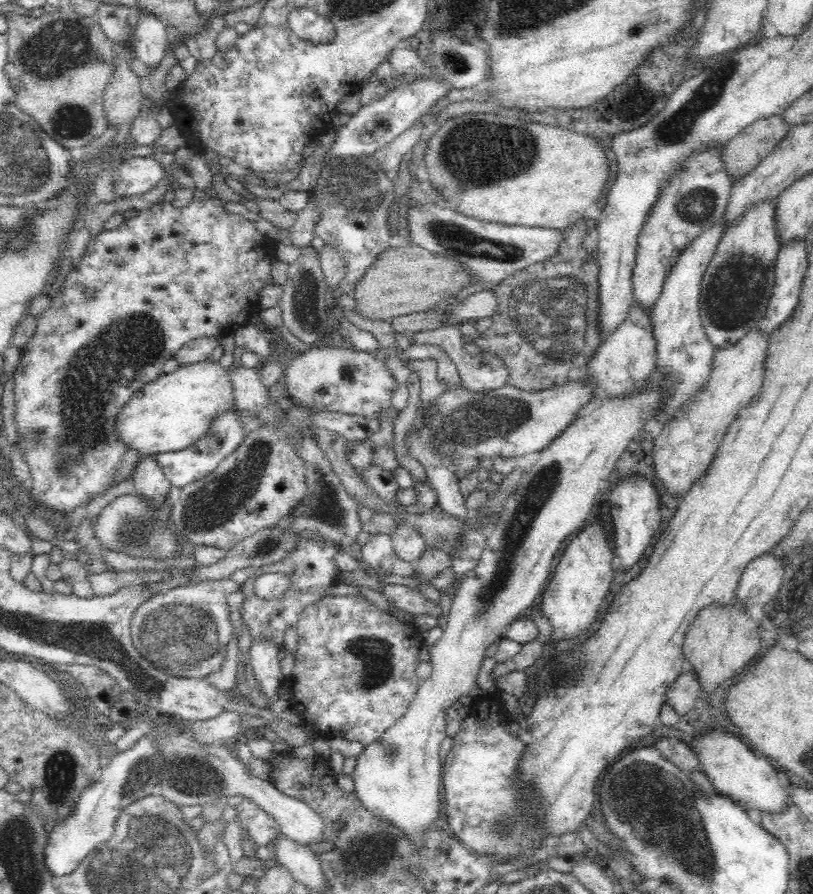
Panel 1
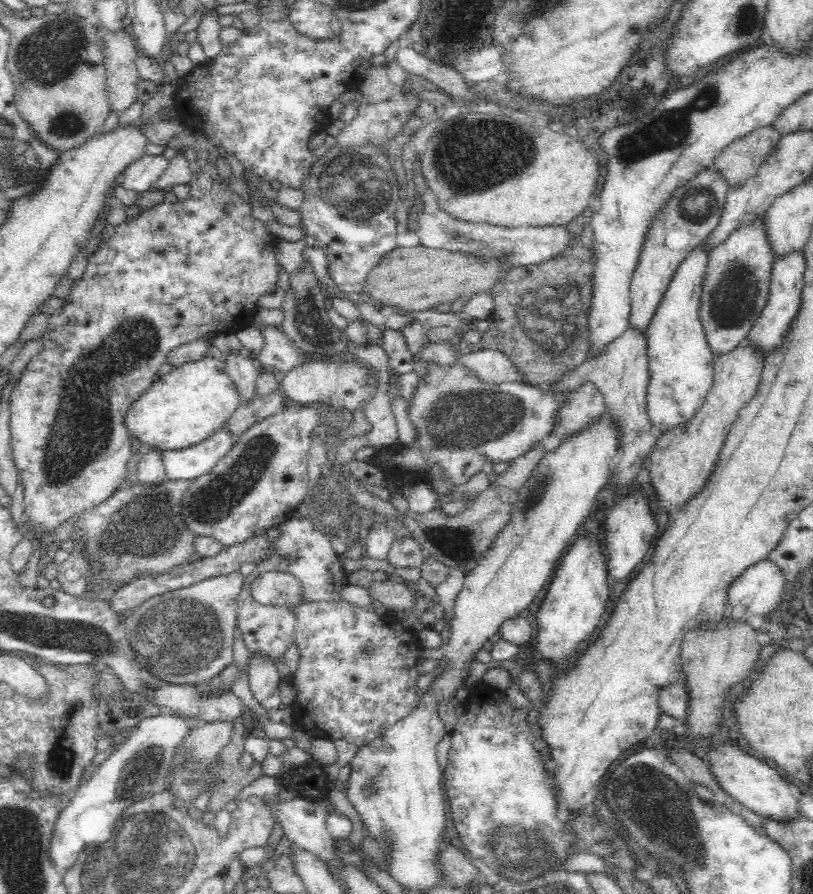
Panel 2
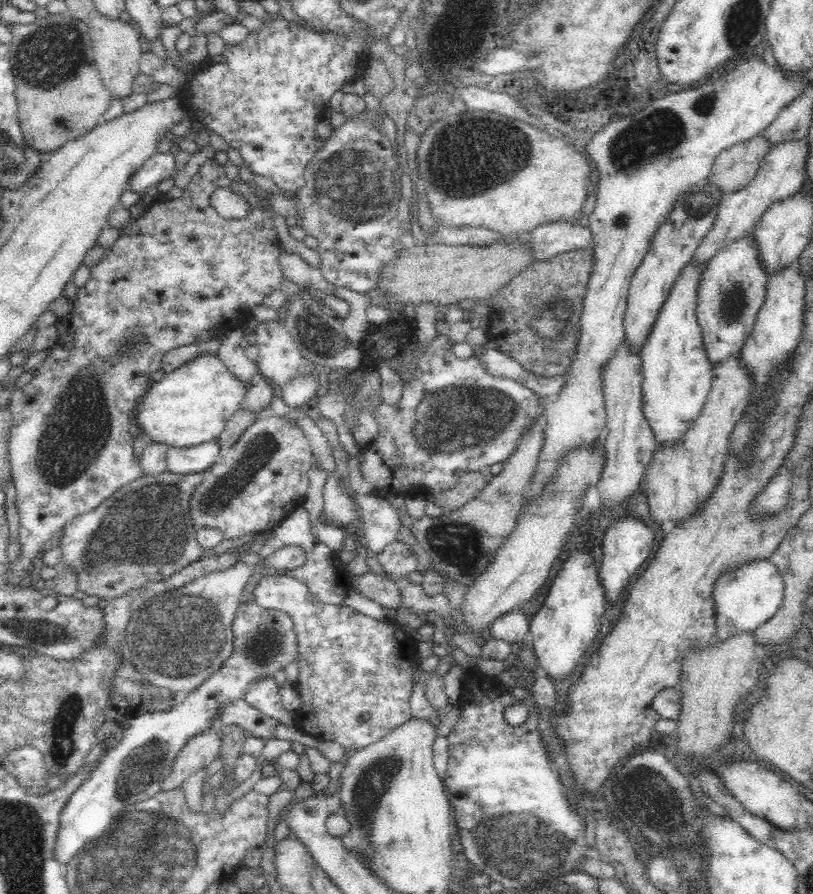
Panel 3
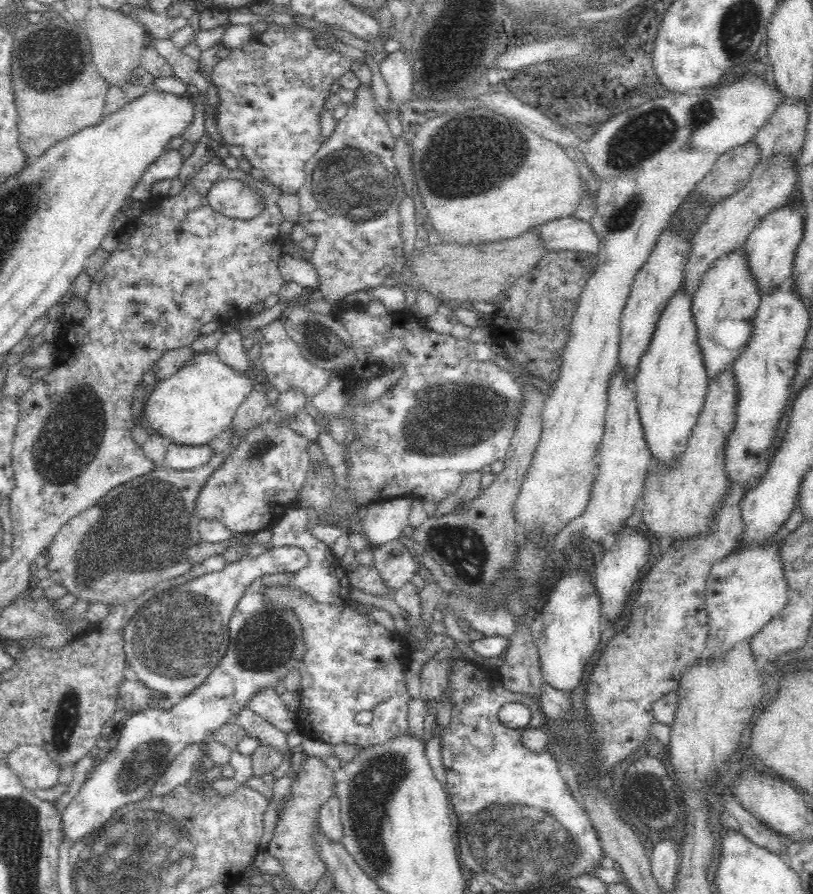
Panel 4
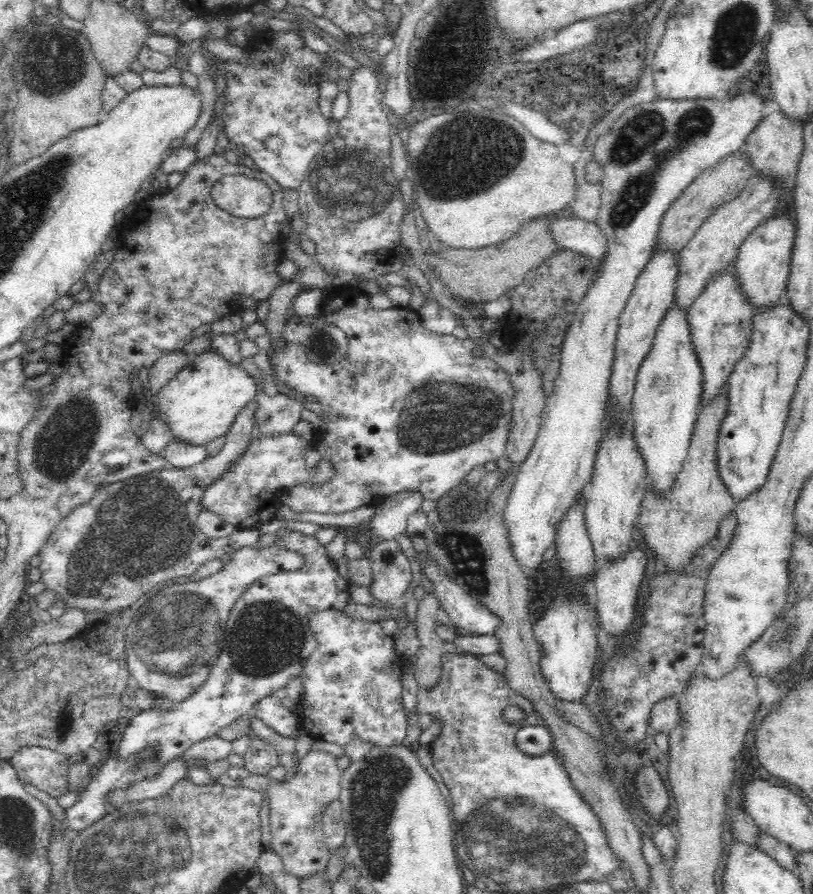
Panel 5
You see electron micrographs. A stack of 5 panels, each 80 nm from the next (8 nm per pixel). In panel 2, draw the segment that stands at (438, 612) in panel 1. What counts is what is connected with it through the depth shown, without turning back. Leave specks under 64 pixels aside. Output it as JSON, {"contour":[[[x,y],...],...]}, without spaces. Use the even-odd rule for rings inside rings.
{"contour":[[[371,580],[364,589],[370,598],[389,608],[390,614],[397,611],[413,610],[416,600],[402,581]]]}

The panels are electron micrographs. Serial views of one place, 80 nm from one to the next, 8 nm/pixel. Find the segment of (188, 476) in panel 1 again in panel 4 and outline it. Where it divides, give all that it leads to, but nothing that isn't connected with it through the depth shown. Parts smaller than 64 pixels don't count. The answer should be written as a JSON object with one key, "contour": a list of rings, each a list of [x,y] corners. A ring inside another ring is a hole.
{"contour":[[[172,441],[164,454],[164,464],[176,470],[188,470],[206,464],[212,455],[208,445],[190,446]]]}

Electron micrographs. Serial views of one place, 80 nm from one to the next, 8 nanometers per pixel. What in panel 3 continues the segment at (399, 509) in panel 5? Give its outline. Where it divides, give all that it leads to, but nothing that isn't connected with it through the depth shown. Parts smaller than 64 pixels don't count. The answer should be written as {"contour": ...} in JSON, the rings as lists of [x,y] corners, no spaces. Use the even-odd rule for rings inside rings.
{"contour":[[[356,493],[354,501],[362,510],[360,535],[369,553],[378,554],[397,541],[402,527],[400,512],[386,498]]]}

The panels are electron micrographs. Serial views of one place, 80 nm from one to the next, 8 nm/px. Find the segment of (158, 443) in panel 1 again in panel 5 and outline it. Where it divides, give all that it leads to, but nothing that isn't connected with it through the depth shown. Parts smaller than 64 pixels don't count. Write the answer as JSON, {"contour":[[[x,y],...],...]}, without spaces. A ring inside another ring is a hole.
{"contour":[[[206,350],[203,353],[191,356],[187,365],[176,376],[165,384],[151,399],[157,412],[165,413],[167,426],[173,436],[190,445],[202,446],[211,443],[219,436],[225,436],[236,420],[239,412],[250,402],[254,401],[257,391],[260,390],[258,382],[240,364],[228,362],[220,353]]]}

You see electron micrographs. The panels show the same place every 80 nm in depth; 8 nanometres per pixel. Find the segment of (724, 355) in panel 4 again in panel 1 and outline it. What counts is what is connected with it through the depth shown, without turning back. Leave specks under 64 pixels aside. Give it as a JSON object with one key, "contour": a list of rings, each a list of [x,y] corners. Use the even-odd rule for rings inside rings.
{"contour":[[[776,202],[756,203],[722,235],[701,280],[699,314],[714,348],[734,346],[765,316],[774,288],[774,268],[780,239],[774,227]]]}

